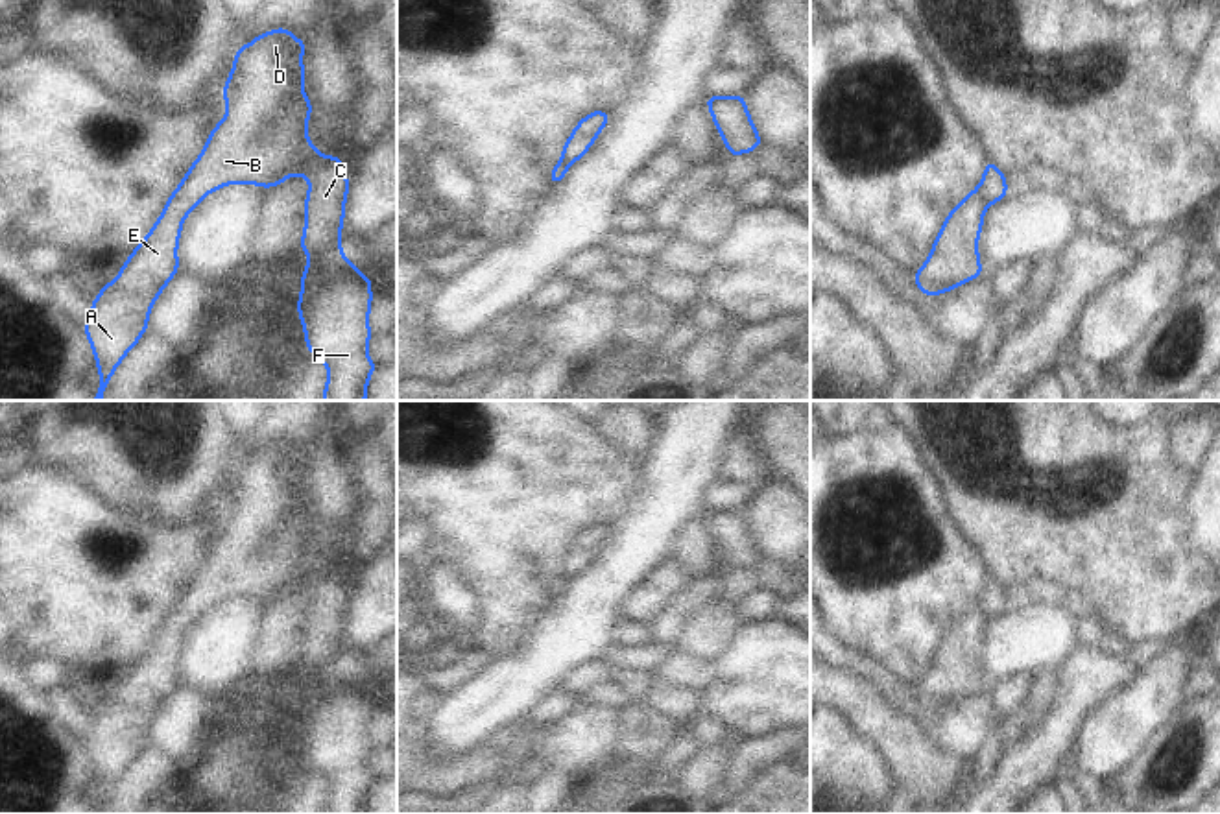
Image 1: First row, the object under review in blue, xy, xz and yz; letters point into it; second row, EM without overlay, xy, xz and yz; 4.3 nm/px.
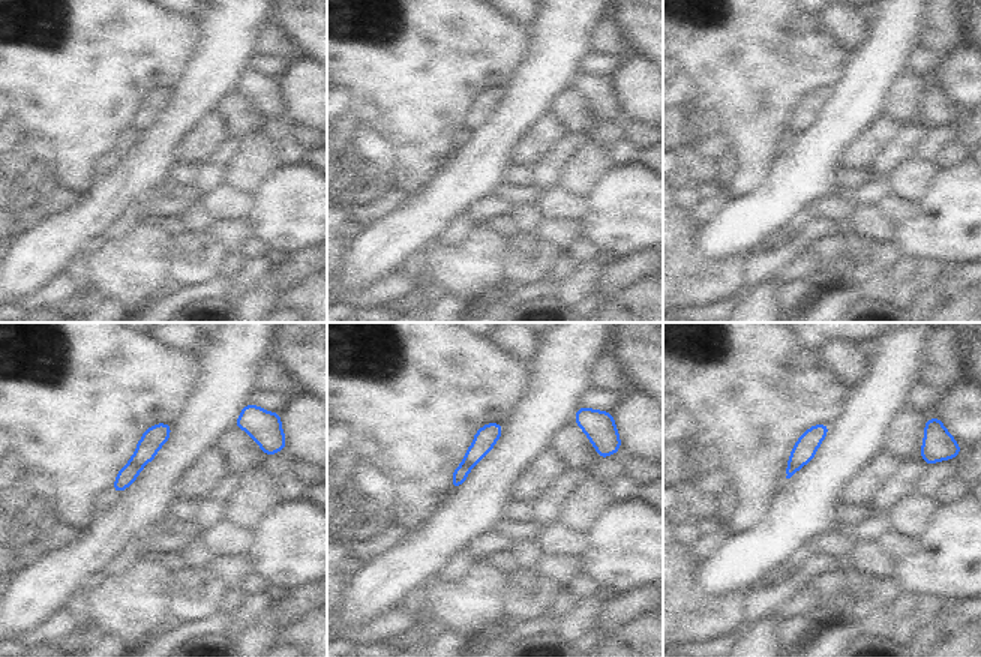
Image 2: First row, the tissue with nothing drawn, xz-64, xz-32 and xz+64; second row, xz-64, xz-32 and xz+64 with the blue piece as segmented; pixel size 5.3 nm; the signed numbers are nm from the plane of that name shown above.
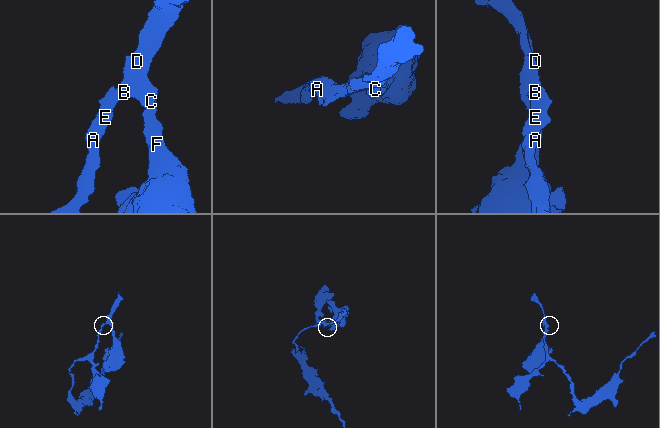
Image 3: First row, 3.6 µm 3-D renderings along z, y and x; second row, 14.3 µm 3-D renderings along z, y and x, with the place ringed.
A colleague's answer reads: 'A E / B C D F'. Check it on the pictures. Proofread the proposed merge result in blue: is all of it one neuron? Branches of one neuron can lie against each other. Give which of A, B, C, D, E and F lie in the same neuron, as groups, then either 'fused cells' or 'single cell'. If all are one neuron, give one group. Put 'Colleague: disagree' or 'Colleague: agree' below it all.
A B C D E F; single cell
Colleague: disagree

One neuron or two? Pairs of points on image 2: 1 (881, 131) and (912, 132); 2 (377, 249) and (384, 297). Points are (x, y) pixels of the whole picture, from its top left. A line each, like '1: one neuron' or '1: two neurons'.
1: two neurons
2: two neurons

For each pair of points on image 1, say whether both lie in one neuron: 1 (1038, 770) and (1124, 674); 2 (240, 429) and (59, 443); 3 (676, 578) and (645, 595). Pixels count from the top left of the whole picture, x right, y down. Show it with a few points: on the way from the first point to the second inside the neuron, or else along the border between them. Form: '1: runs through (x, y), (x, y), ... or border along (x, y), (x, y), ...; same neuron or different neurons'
1: runs through (1051, 742), (1067, 715), (1097, 685); same neuron
2: border along (222, 419), (239, 442); different neurons
3: runs through (669, 578), (652, 595); same neuron

